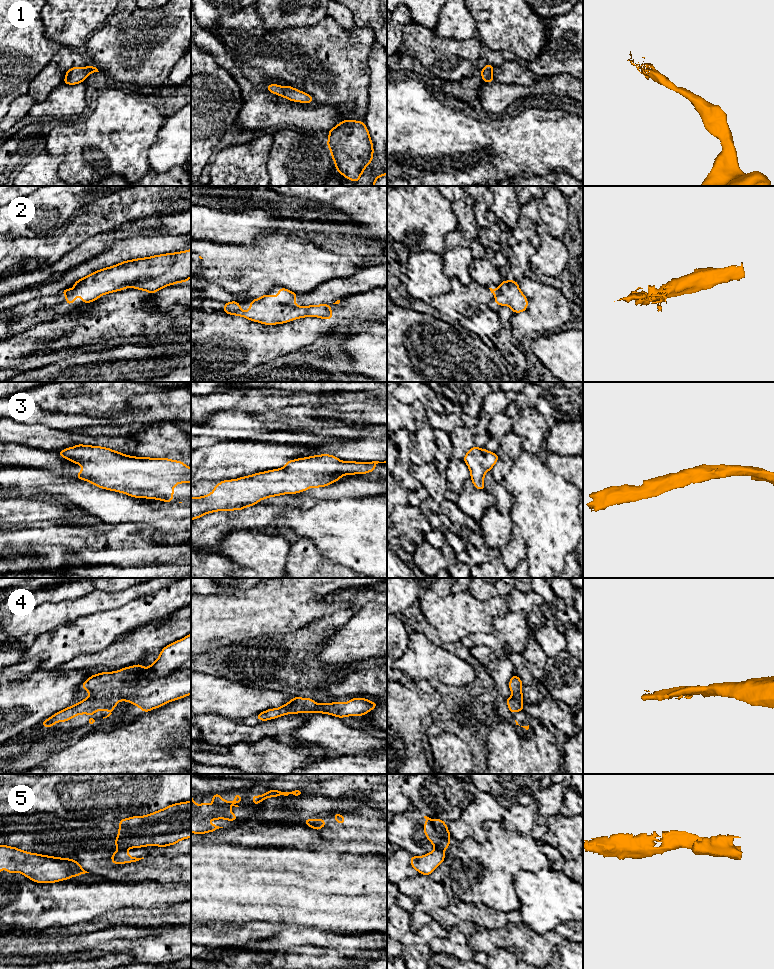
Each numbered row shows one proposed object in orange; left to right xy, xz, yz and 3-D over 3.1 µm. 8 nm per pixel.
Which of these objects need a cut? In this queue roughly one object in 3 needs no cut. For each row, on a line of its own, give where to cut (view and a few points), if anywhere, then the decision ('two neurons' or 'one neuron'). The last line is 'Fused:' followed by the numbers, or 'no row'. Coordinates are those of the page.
1: cut none; one neuron
2: cut xy (70, 289), (71, 292), (66, 296); two neurons
3: cut none; one neuron
4: cut none; one neuron
5: cut yz (435, 848), (439, 848), (442, 851); two neurons
Fused: 2, 5

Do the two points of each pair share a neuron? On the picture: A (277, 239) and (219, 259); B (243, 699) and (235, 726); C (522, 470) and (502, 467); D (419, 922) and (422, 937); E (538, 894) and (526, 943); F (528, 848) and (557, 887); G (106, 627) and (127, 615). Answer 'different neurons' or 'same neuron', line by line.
A: same neuron
B: different neurons
C: different neurons
D: different neurons
E: different neurons
F: different neurons
G: same neuron

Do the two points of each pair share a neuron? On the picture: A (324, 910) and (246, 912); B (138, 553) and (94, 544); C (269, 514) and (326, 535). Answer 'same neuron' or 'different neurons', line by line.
A: same neuron
B: same neuron
C: different neurons

